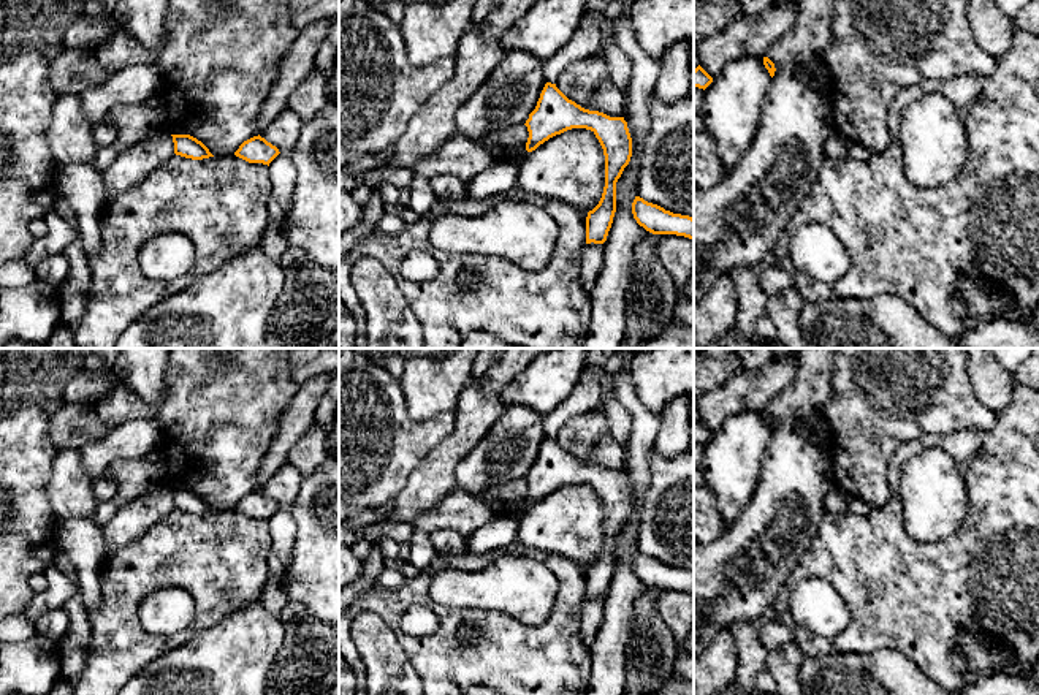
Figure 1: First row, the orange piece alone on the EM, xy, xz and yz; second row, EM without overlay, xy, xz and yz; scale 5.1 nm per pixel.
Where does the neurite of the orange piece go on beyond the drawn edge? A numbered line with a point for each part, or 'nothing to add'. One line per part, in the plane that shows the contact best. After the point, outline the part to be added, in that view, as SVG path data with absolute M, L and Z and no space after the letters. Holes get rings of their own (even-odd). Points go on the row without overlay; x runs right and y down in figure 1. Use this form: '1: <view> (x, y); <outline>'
nothing to add

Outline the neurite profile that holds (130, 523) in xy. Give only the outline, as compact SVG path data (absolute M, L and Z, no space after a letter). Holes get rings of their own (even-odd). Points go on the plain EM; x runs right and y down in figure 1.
M163 488L149 496L124 505L103 527L106 554L112 554L136 541L144 532L174 510L171 488Z

